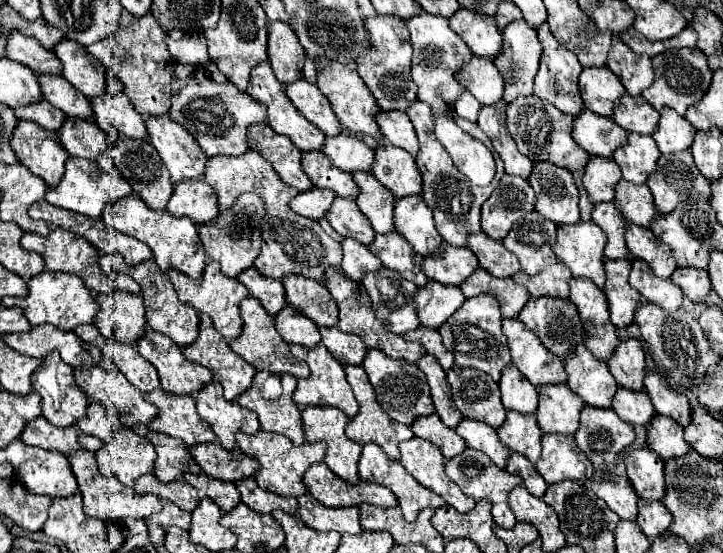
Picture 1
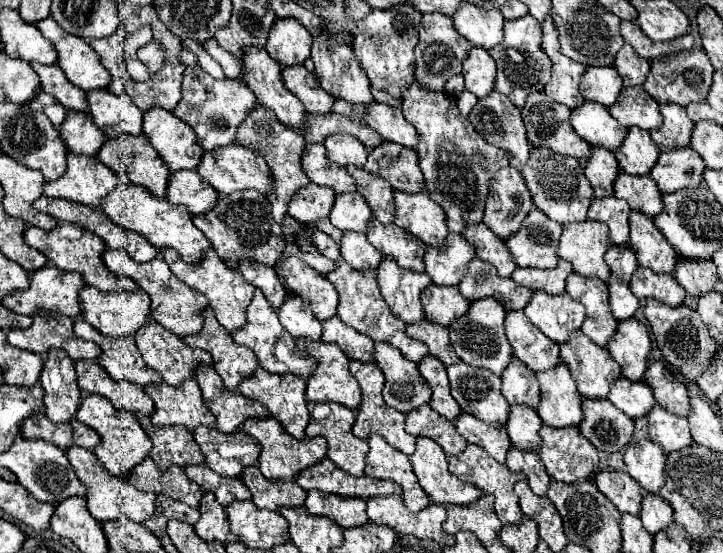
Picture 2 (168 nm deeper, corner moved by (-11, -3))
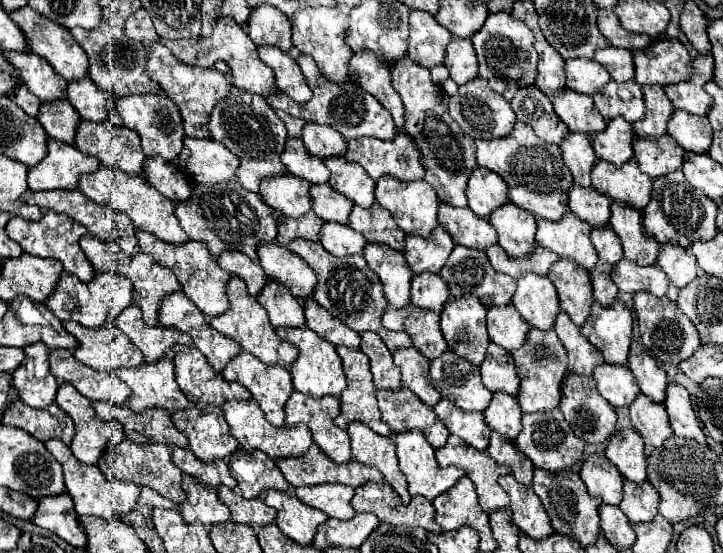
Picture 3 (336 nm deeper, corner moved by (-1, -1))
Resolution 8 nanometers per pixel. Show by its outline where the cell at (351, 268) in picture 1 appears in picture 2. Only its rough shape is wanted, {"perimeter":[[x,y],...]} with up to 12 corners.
{"perimeter":[[344,232],[340,256],[352,268],[378,268],[382,254],[362,232]]}

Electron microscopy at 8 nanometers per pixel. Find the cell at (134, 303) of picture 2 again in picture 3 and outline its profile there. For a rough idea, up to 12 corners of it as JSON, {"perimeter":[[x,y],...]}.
{"perimeter":[[114,272],[92,282],[62,274],[46,306],[56,318],[102,328],[132,304]]}

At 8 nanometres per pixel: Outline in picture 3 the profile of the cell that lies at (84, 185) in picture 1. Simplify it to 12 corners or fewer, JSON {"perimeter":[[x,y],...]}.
{"perimeter":[[48,140],[48,156],[28,170],[32,192],[76,190],[98,158]]}

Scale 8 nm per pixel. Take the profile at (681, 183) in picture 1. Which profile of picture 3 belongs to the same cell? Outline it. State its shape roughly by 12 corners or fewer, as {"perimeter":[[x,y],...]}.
{"perimeter":[[670,136],[634,138],[634,160],[650,178],[682,168]]}

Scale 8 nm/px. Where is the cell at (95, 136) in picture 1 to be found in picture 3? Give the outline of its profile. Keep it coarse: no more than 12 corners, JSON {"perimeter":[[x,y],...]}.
{"perimeter":[[68,100],[40,106],[38,122],[54,140],[74,144],[80,116]]}

